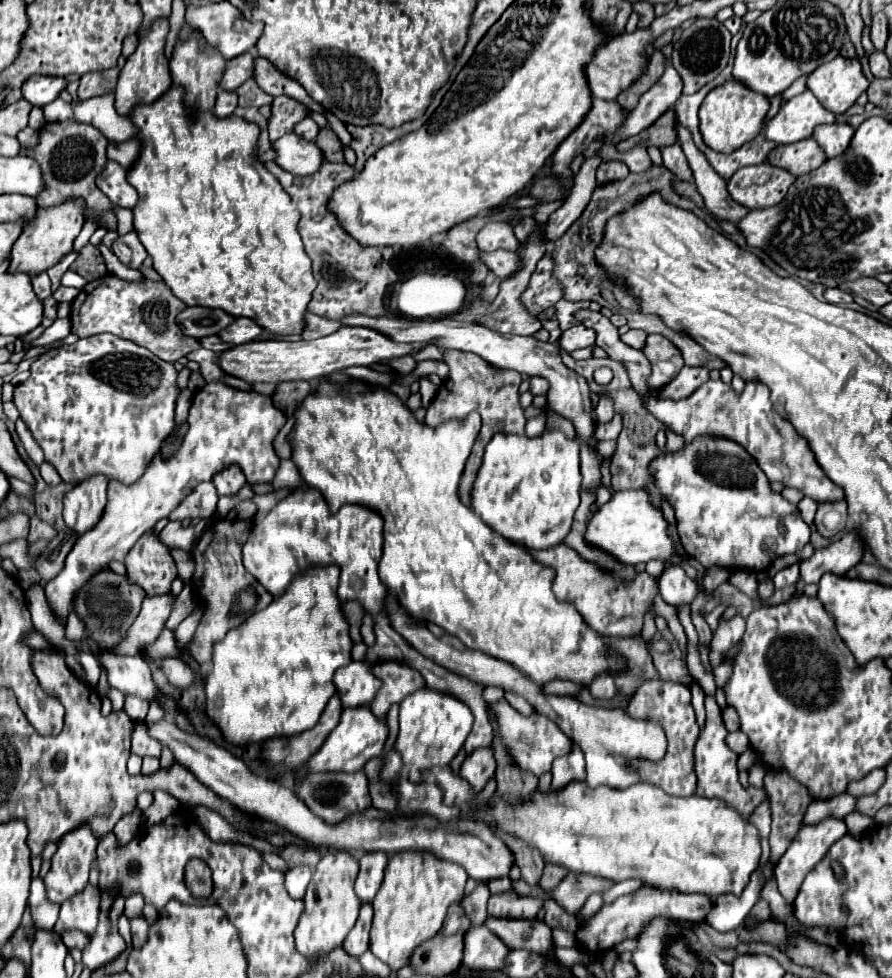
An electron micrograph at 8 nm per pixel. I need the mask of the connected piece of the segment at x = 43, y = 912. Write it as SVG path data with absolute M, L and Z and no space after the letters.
M33 878L33 882L31 882L29 908L31 908L33 922L35 922L37 928L49 930L49 928L55 926L57 914L59 914L59 906L47 902L47 898L45 898L45 886L43 886L41 878Z

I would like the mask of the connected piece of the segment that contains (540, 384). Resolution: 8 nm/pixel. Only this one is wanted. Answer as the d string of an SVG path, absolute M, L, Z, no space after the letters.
M533 376L531 380L529 380L529 384L531 384L531 388L529 388L529 392L531 394L543 394L543 396L547 396L547 392L549 392L549 382L545 382L545 378L539 378L539 376Z

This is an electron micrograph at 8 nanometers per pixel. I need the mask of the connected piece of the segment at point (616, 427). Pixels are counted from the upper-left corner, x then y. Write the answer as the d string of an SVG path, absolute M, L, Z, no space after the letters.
M615 414L615 418L607 424L597 424L597 430L595 430L595 440L601 442L601 440L615 440L617 434L621 432L621 416Z

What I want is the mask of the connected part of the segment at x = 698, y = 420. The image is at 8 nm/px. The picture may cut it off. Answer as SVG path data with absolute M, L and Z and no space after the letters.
M577 310L573 316L579 324L589 326L597 332L597 346L601 346L609 354L609 358L625 366L625 372L629 374L635 392L641 398L645 398L643 406L657 420L665 422L665 426L677 430L677 434L681 434L685 442L691 442L699 434L715 434L715 436L731 438L741 446L745 446L745 450L757 460L757 464L761 466L761 470L767 474L771 482L783 482L789 488L797 488L807 498L813 498L817 504L843 500L843 490L825 476L807 440L793 428L789 420L781 418L773 410L769 388L765 384L751 380L745 384L745 390L741 394L735 394L731 384L723 384L721 380L717 382L707 380L685 400L675 402L669 398L659 398L659 392L647 384L647 378L651 376L649 360L641 350L635 350L619 340L617 326L613 326L609 318L605 318L601 312L591 312L591 310Z

